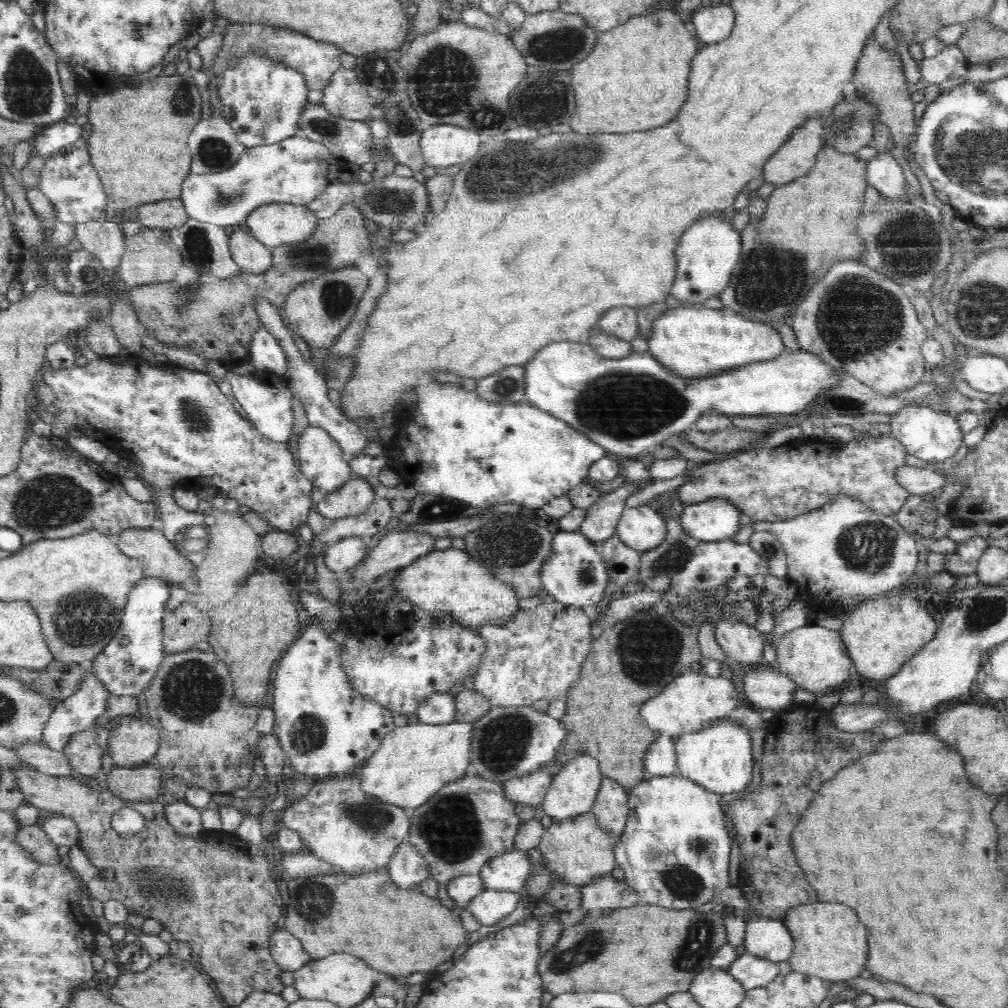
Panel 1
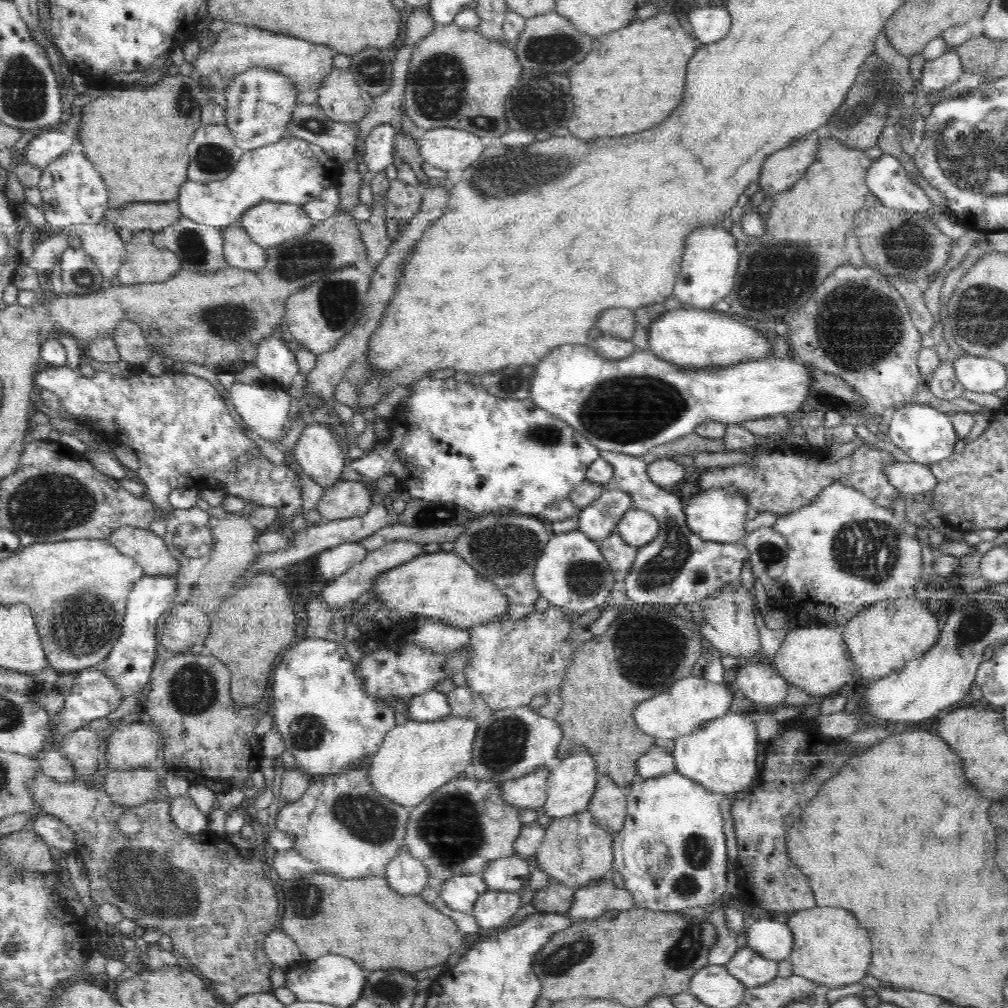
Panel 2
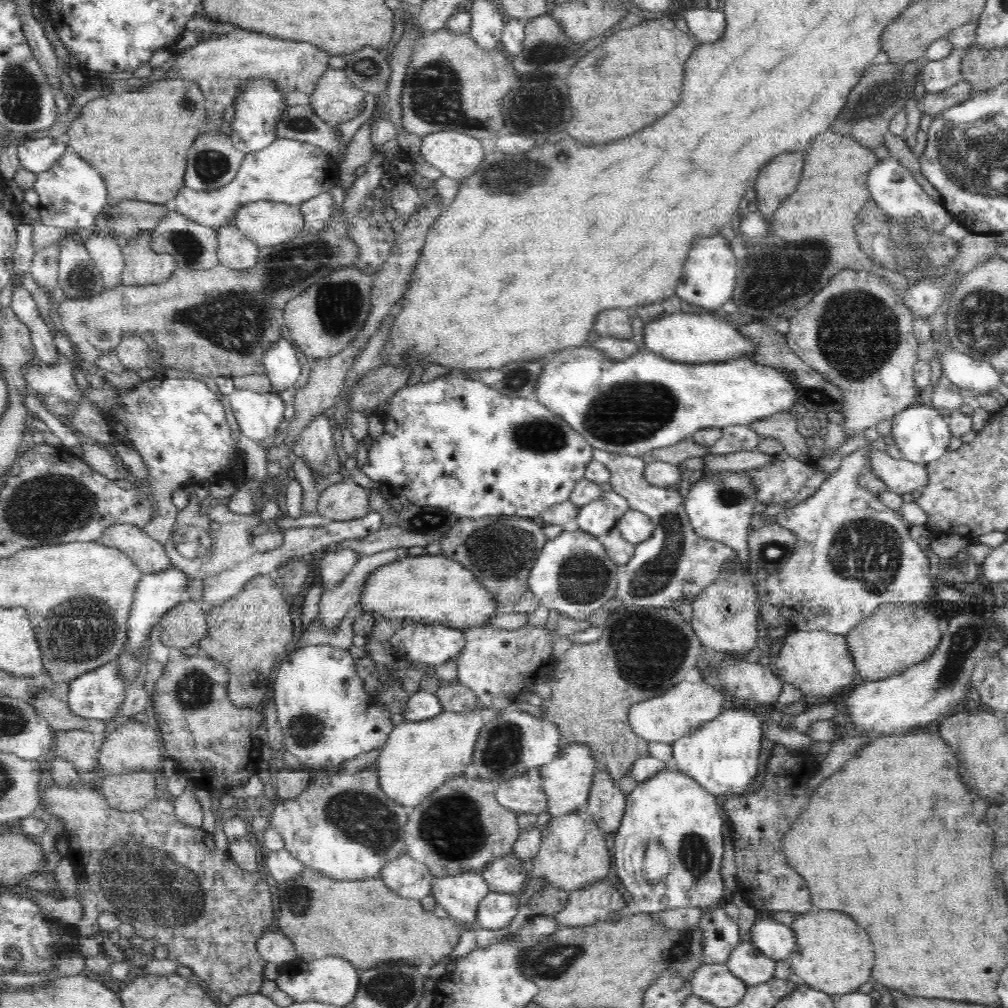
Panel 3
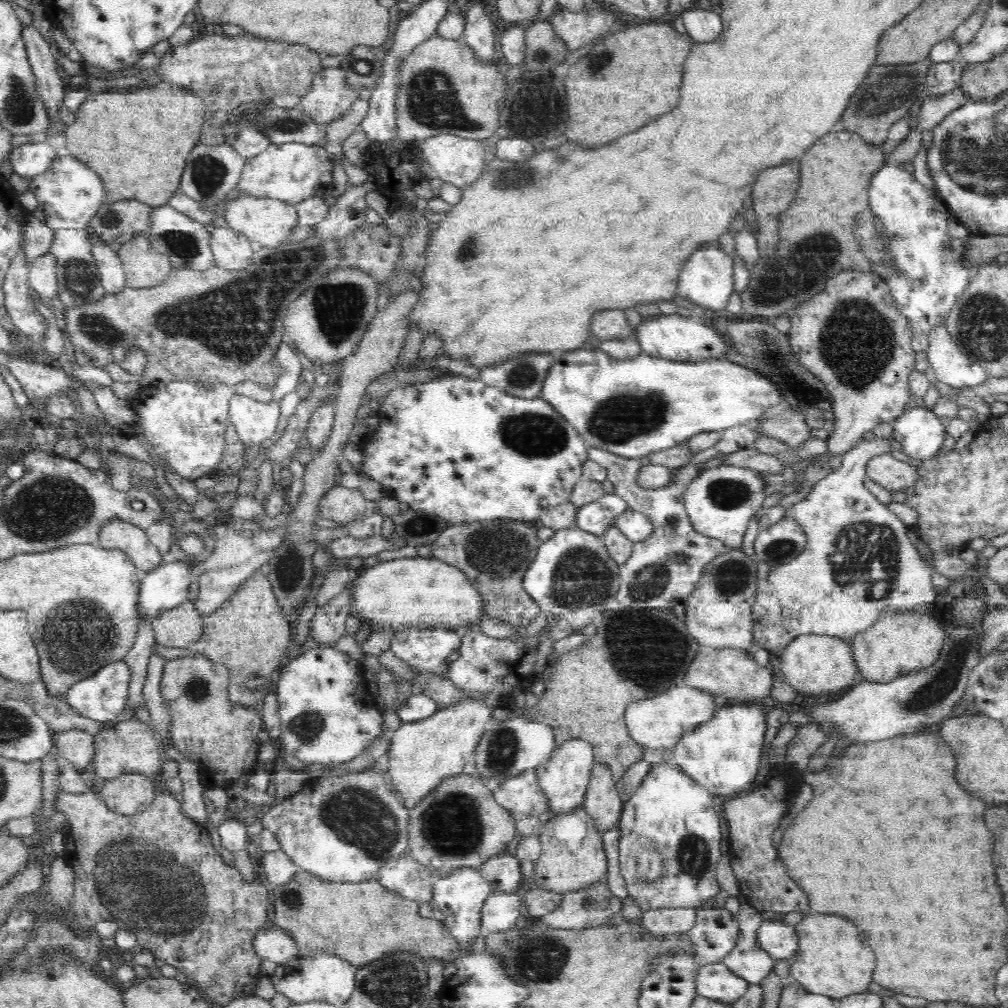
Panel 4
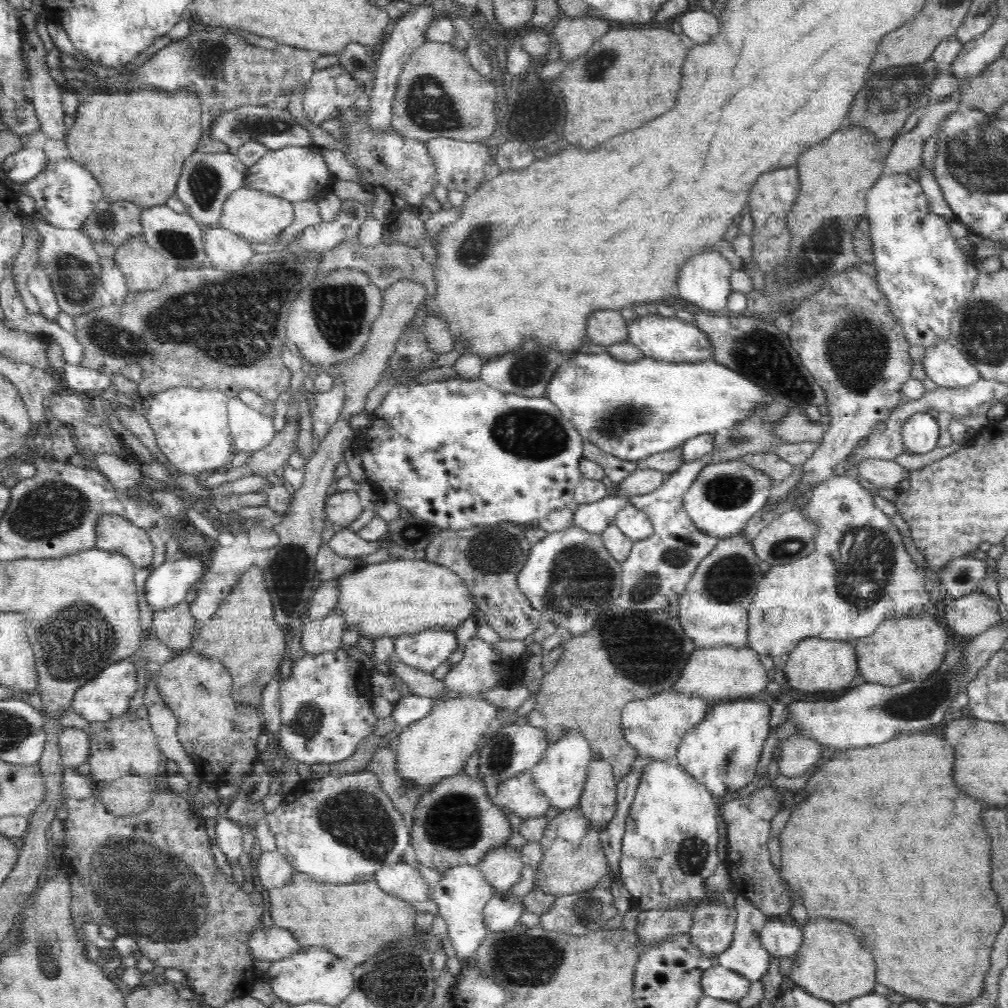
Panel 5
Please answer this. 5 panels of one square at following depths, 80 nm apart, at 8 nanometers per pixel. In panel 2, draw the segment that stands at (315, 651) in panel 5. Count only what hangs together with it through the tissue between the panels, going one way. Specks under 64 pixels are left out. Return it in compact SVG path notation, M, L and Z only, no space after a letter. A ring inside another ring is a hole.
M405 540L388 542L388 544L380 546L378 550L369 552L360 562L353 564L344 574L341 574L338 578L326 584L317 594L320 596L320 599L329 606L332 612L338 612L340 608L344 608L346 604L350 604L350 602L360 598L364 592L369 590L380 574L399 564L404 564L416 558L418 555L424 554L423 546L424 544L406 542Z

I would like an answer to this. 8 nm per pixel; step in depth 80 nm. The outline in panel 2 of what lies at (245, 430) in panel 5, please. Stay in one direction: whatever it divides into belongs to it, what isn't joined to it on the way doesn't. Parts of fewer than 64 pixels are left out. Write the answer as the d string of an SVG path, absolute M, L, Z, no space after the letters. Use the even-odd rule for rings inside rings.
M235 381L228 390L234 404L234 410L240 414L245 428L252 430L258 436L267 440L282 440L290 430L290 419L288 418L288 410L290 410L291 396L288 390L277 385L274 381L267 381L263 385L254 383L240 383Z

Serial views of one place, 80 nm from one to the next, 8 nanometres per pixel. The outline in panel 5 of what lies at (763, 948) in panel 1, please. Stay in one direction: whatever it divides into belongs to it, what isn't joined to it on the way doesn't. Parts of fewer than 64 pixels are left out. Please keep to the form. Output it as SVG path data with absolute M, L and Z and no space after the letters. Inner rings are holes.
M782 920L767 921L760 931L760 941L772 957L792 957L802 944L801 926Z

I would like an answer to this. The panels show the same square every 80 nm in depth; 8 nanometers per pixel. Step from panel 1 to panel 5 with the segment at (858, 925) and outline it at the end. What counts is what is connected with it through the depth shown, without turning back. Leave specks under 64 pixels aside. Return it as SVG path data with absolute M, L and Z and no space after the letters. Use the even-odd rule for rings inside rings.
M820 920L801 926L802 944L791 957L791 979L812 996L820 997L834 1005L848 1002L852 998L864 996L874 991L876 986L876 966L874 956L866 946L862 946L860 932L844 922L834 920Z

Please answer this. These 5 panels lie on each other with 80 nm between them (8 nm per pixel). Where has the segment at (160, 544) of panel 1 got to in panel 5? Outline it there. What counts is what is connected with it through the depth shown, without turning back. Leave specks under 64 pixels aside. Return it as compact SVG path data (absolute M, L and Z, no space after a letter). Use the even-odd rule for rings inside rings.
M115 514L100 515L96 523L97 542L100 550L114 551L127 556L138 569L152 562L155 546L147 530Z

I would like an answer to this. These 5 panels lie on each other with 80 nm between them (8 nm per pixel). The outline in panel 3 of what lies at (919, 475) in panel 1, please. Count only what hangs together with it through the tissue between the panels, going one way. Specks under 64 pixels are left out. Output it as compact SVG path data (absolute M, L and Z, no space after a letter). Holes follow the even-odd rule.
M872 450L869 456L871 471L896 494L911 493L928 484L928 473L924 464L916 464L908 459L894 459L885 451Z

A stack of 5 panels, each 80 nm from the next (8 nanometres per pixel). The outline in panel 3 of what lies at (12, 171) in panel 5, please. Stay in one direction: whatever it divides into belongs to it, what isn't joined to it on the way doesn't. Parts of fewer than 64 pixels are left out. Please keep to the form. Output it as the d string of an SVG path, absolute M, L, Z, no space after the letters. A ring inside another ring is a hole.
M49 137L28 139L17 146L19 168L32 173L50 169L68 148L66 143Z

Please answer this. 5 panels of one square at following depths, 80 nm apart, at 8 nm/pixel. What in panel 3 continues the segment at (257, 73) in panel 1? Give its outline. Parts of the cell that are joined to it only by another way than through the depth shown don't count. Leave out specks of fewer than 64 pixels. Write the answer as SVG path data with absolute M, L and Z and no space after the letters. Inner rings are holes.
M254 78L246 82L246 90L240 90L236 96L236 103L232 104L235 108L235 118L231 122L231 139L234 146L245 155L250 152L258 152L272 144L277 138L275 126L286 106L283 101L284 92L280 92L271 80L265 78Z

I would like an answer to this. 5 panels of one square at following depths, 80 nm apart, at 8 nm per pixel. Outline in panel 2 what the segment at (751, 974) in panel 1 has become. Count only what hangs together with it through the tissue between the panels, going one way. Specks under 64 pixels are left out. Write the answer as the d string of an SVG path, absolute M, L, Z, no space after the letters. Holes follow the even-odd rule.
M748 945L739 948L727 962L726 968L746 988L754 988L776 978L777 963L760 956Z

